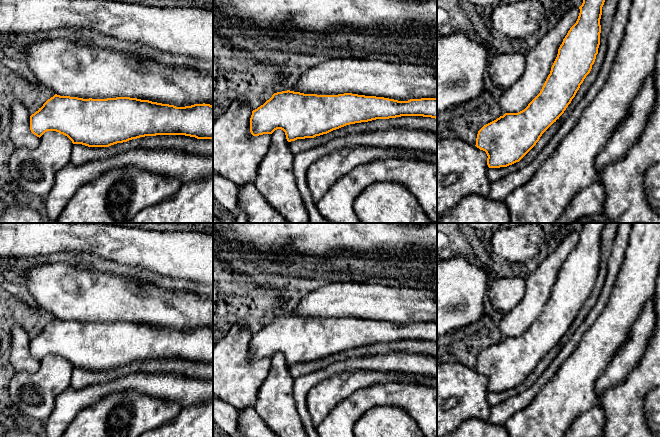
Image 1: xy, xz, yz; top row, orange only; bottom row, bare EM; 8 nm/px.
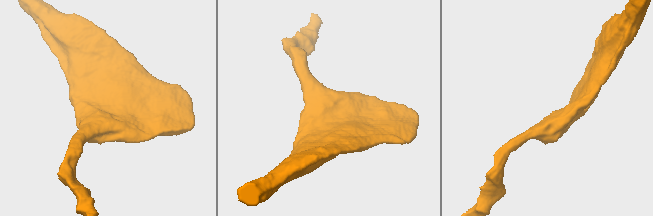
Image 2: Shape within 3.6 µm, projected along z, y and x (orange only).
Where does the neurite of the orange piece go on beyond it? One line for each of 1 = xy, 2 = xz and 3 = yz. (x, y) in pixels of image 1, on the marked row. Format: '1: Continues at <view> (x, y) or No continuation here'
1: No continuation here
2: No continuation here
3: No continuation here

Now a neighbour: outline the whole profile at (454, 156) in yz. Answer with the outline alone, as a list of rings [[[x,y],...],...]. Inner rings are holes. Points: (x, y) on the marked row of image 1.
[[[458,138],[437,141],[437,222],[465,196],[488,196],[487,154]],[[456,174],[456,182],[445,186],[444,179]]]

